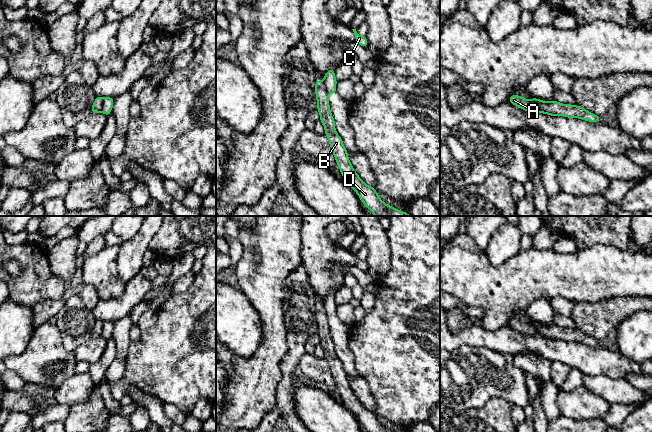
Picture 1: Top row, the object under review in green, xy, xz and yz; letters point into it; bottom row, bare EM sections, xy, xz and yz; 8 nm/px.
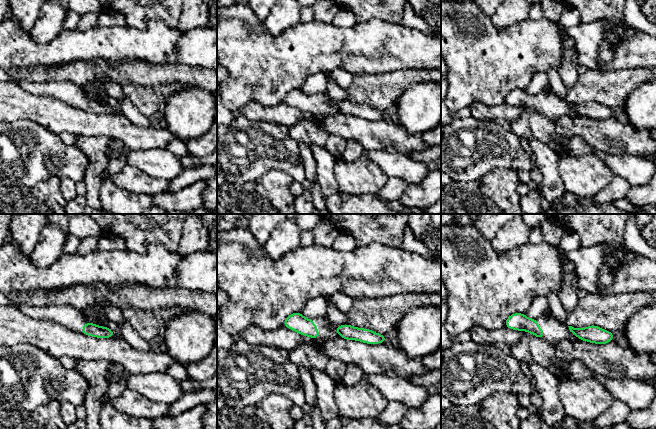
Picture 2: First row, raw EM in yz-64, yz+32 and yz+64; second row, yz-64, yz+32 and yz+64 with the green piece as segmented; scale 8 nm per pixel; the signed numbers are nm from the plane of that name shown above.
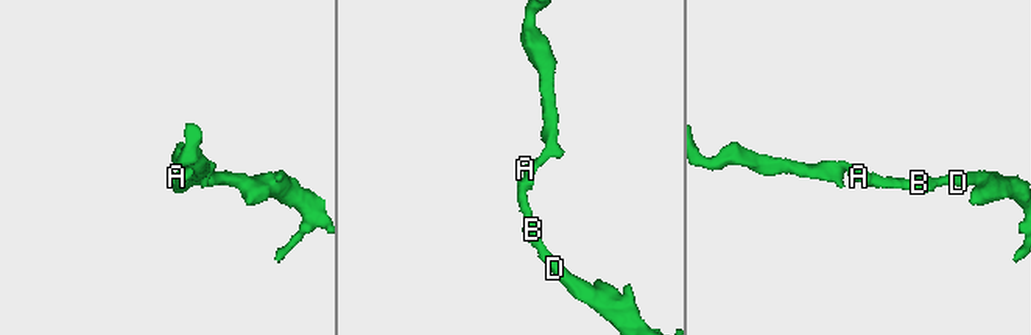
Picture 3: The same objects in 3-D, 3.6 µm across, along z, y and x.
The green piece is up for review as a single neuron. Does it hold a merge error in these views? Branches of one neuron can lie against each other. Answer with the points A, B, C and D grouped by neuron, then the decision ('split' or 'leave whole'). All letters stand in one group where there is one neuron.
A C / B D | split

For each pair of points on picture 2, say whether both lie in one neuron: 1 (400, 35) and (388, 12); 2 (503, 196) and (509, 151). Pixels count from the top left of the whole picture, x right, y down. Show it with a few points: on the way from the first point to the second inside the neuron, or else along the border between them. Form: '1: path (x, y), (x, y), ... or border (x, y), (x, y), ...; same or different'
1: border (370, 19), (384, 19), (401, 24); different
2: border (484, 175), (497, 169), (512, 169), (520, 181); different

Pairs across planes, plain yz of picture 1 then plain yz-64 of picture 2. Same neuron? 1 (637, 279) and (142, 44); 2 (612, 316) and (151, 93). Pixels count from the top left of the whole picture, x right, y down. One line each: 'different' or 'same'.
1: same
2: same

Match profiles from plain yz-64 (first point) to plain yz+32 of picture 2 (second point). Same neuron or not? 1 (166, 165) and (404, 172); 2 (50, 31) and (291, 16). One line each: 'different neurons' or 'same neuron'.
1: same neuron
2: same neuron

